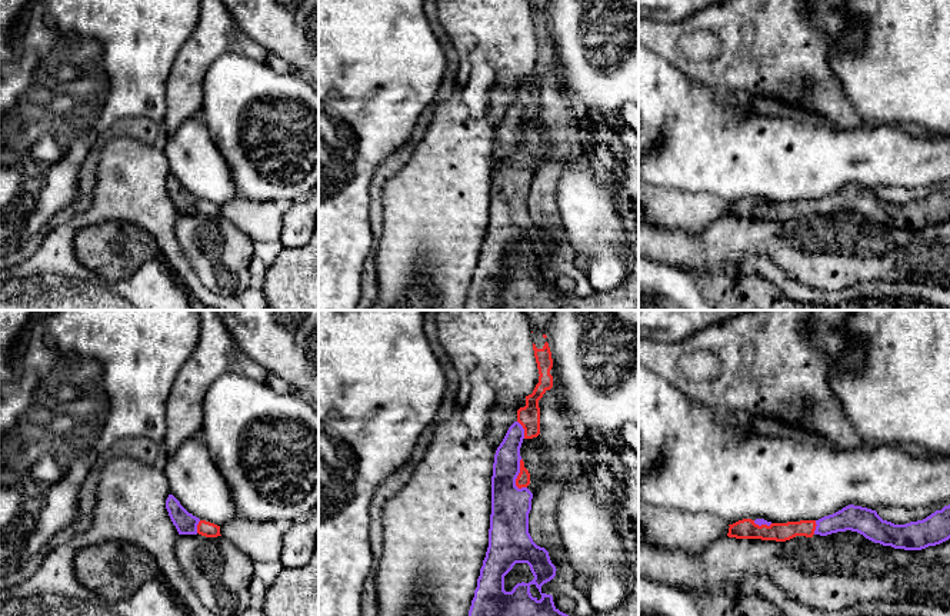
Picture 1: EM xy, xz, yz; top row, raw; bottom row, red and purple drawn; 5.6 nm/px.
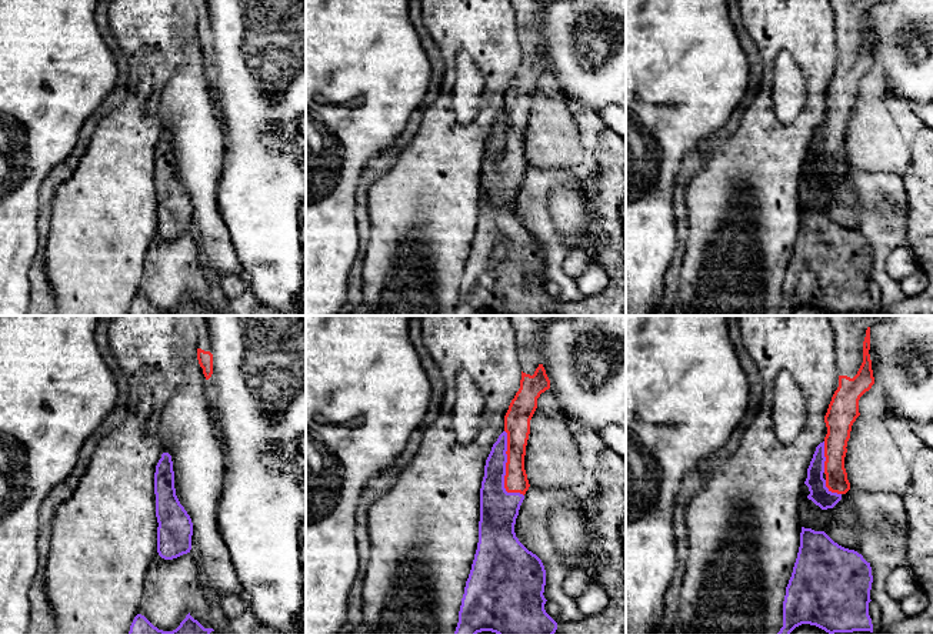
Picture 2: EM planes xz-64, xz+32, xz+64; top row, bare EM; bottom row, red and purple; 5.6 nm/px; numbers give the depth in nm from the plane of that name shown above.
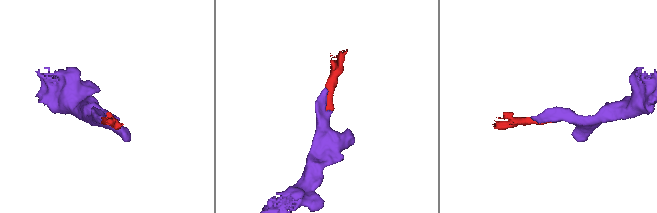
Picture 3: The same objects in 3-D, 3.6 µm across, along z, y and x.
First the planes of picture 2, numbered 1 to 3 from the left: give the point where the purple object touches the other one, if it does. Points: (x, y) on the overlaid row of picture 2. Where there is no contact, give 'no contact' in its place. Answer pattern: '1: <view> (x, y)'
1: no contact
2: xz+32 (506, 469)
3: xz+64 (825, 456)

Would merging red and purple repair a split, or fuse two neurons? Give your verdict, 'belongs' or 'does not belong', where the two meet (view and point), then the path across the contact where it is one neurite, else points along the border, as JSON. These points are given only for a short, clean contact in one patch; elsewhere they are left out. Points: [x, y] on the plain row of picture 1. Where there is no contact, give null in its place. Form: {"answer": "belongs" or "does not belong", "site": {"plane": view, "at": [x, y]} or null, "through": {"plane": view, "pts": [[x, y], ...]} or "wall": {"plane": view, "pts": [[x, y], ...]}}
{"answer": "belongs", "site": {"plane": "xz", "at": [519, 155]}, "through": {"plane": "xz", "pts": [[523, 159], [519, 155], [510, 163], [510, 186]]}}

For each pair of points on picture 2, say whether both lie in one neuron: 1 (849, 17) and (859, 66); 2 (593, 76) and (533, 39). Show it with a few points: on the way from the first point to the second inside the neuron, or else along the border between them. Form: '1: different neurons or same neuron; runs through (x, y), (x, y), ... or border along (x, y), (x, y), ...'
1: same neuron; runs through (852, 29), (856, 54)
2: different neurons; border along (542, 14), (540, 43)

